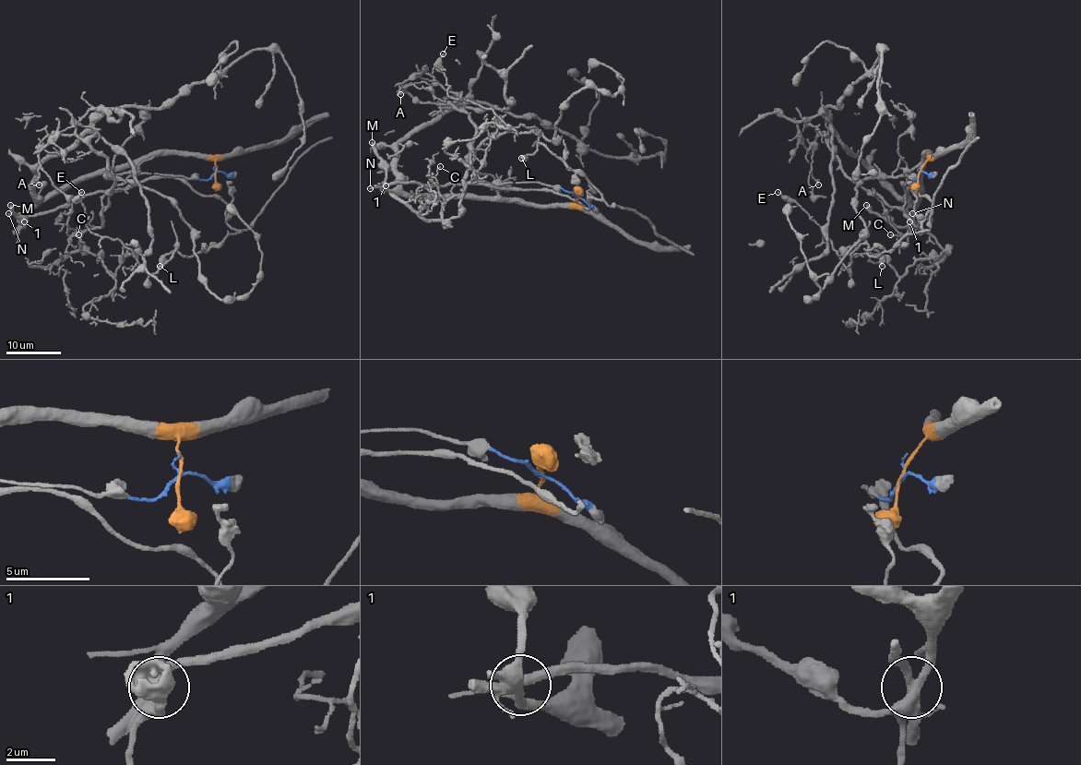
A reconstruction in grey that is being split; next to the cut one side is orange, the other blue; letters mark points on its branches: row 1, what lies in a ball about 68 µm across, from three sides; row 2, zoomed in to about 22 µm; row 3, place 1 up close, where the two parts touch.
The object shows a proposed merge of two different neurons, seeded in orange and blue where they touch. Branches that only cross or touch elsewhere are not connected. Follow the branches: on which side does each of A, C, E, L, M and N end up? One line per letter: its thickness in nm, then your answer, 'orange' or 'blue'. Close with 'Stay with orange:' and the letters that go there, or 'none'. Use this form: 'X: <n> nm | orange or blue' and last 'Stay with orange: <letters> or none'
A: 100 nm | blue
C: 100 nm | blue
E: 130 nm | blue
L: 500 nm | blue
M: 360 nm | orange
N: 160 nm | orange
Stay with orange: M, N

